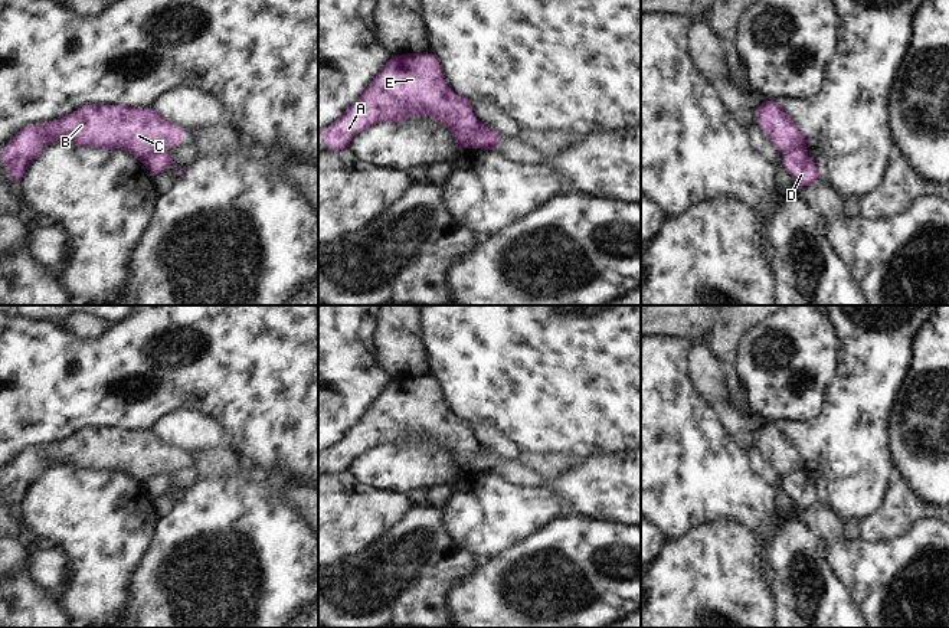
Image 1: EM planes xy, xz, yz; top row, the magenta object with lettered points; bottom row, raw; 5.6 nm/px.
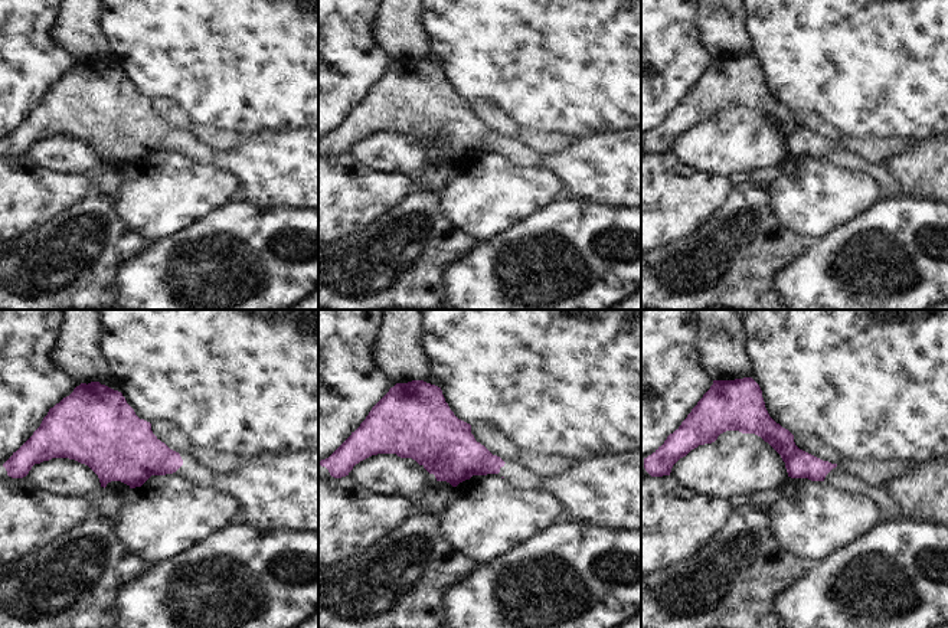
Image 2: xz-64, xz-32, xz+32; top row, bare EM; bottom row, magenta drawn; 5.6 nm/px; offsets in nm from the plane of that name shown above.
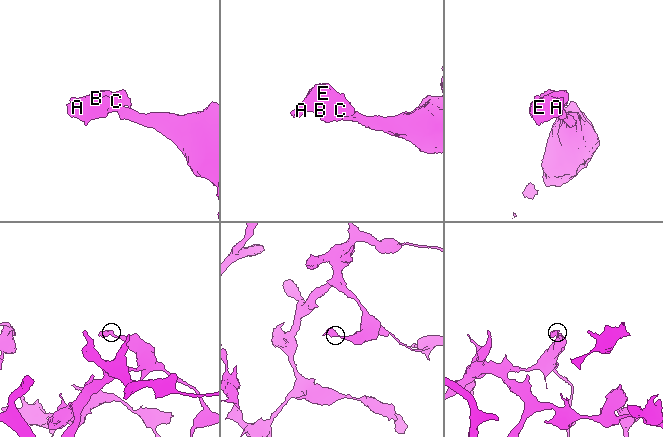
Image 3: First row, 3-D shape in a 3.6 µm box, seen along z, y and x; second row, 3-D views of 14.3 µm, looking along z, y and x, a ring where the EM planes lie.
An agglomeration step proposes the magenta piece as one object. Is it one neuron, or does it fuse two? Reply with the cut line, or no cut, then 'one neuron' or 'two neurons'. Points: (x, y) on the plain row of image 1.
xz (486, 450), (465, 470) | two neurons

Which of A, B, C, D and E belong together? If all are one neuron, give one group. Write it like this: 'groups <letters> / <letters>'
groups A B C E / D

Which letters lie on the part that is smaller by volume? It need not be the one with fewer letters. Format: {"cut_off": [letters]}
{"cut_off": ["A", "B", "C", "E"]}

